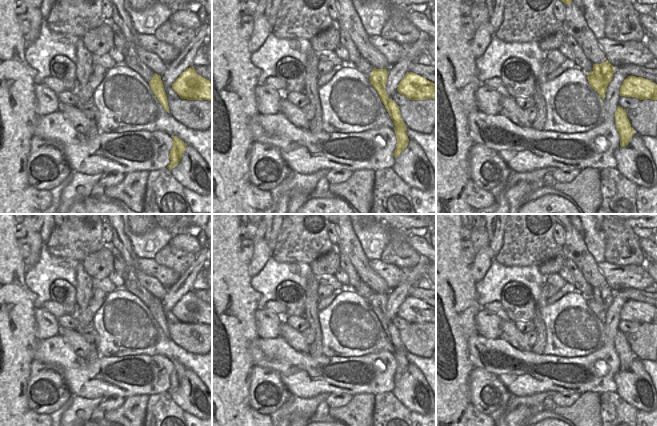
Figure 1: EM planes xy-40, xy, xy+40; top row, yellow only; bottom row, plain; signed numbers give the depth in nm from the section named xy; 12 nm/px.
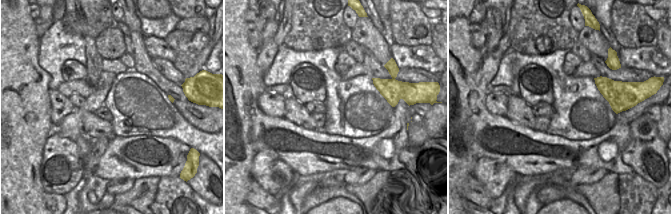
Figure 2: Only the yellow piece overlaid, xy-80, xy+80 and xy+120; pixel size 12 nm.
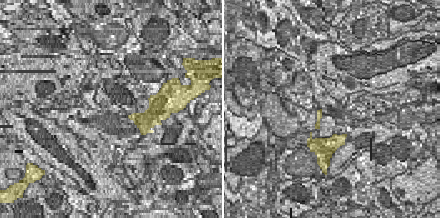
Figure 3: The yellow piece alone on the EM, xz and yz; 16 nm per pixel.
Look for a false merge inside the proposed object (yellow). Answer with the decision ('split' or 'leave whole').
split

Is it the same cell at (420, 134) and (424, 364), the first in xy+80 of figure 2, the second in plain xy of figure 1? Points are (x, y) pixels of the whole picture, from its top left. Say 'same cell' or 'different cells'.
different cells

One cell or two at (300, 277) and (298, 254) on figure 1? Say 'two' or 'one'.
two

